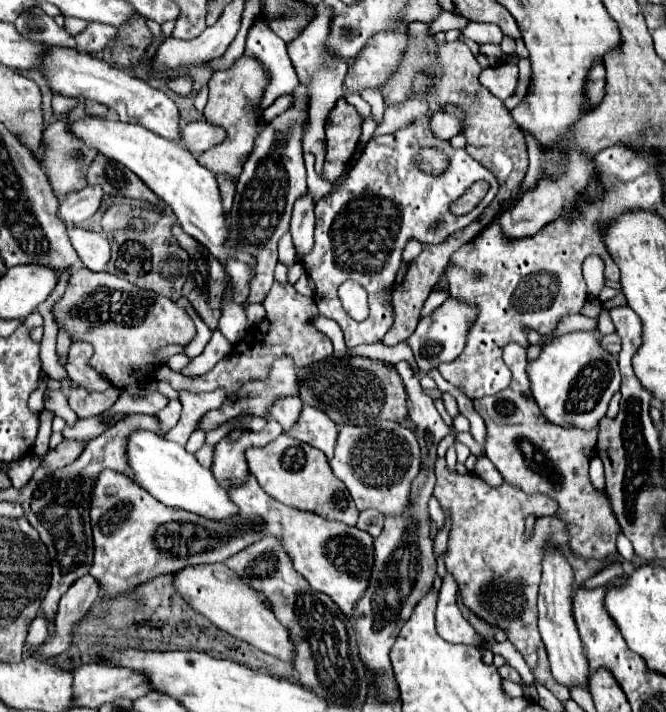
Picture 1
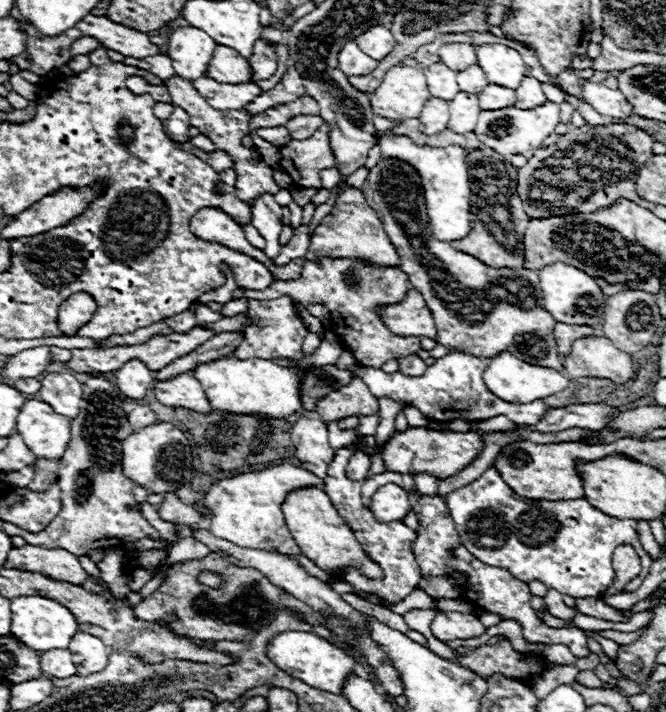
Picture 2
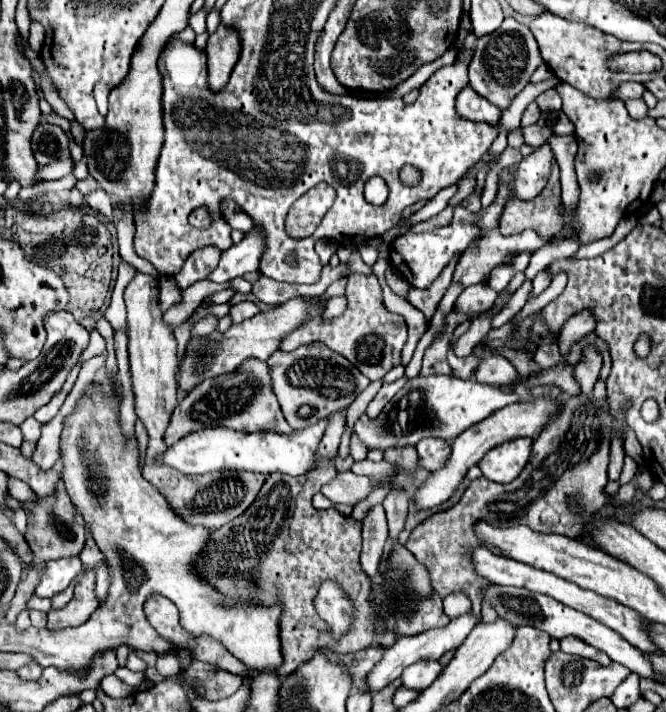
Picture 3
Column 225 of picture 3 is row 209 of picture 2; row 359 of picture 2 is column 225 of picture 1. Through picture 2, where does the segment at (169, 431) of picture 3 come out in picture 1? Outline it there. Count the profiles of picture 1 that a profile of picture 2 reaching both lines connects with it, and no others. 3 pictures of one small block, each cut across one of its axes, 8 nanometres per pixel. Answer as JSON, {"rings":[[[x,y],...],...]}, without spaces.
{"rings":[[[102,470],[90,496],[90,520],[96,548],[90,574],[102,584],[104,596],[114,596],[152,576],[178,572],[186,566],[224,562],[256,540],[276,536],[280,544],[284,544],[284,550],[288,550],[294,568],[310,582],[310,586],[328,594],[346,616],[352,614],[354,604],[368,586],[374,562],[374,540],[368,532],[342,522],[324,520],[308,510],[280,504],[260,488],[252,474],[240,486],[230,484],[228,496],[240,508],[238,514],[228,520],[208,520],[156,502],[152,494],[122,472]]]}

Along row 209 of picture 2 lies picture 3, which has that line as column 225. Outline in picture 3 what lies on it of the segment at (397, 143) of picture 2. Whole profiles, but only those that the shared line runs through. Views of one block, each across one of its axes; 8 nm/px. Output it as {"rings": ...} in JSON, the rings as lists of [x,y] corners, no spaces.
{"rings":[[[320,420],[318,424],[296,430],[292,436],[276,434],[276,432],[236,432],[232,428],[216,426],[216,428],[204,428],[198,432],[190,432],[184,436],[184,440],[178,440],[176,444],[168,446],[166,452],[158,454],[156,460],[182,472],[182,474],[208,474],[218,470],[248,470],[248,472],[260,472],[260,474],[272,474],[282,472],[288,476],[302,476],[314,466],[314,452],[318,448],[318,442],[324,434],[326,420]]]}

